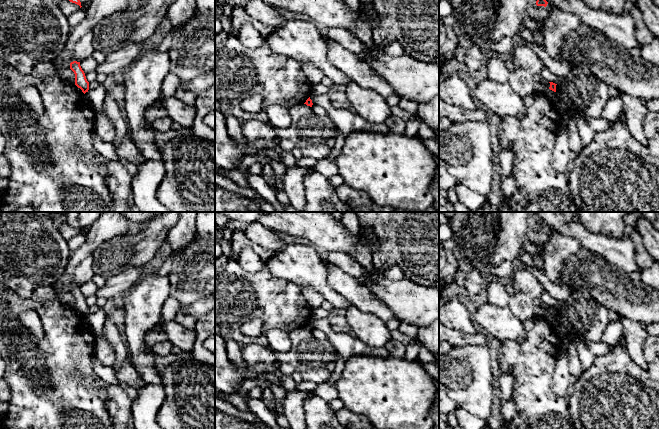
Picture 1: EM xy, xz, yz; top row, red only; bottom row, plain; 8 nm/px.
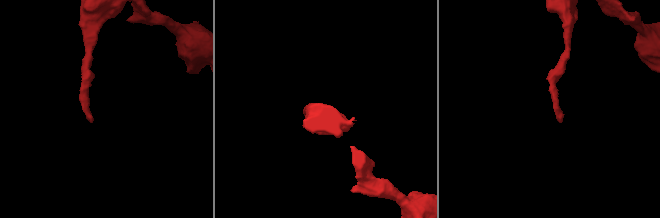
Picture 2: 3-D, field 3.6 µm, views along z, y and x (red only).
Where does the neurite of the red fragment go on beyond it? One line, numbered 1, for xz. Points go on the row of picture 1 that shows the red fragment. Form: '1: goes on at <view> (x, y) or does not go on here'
1: does not go on here

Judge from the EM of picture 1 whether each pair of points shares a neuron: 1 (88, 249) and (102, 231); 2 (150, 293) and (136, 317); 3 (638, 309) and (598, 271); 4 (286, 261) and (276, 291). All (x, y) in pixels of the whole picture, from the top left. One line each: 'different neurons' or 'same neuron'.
1: same neuron
2: same neuron
3: same neuron
4: different neurons

